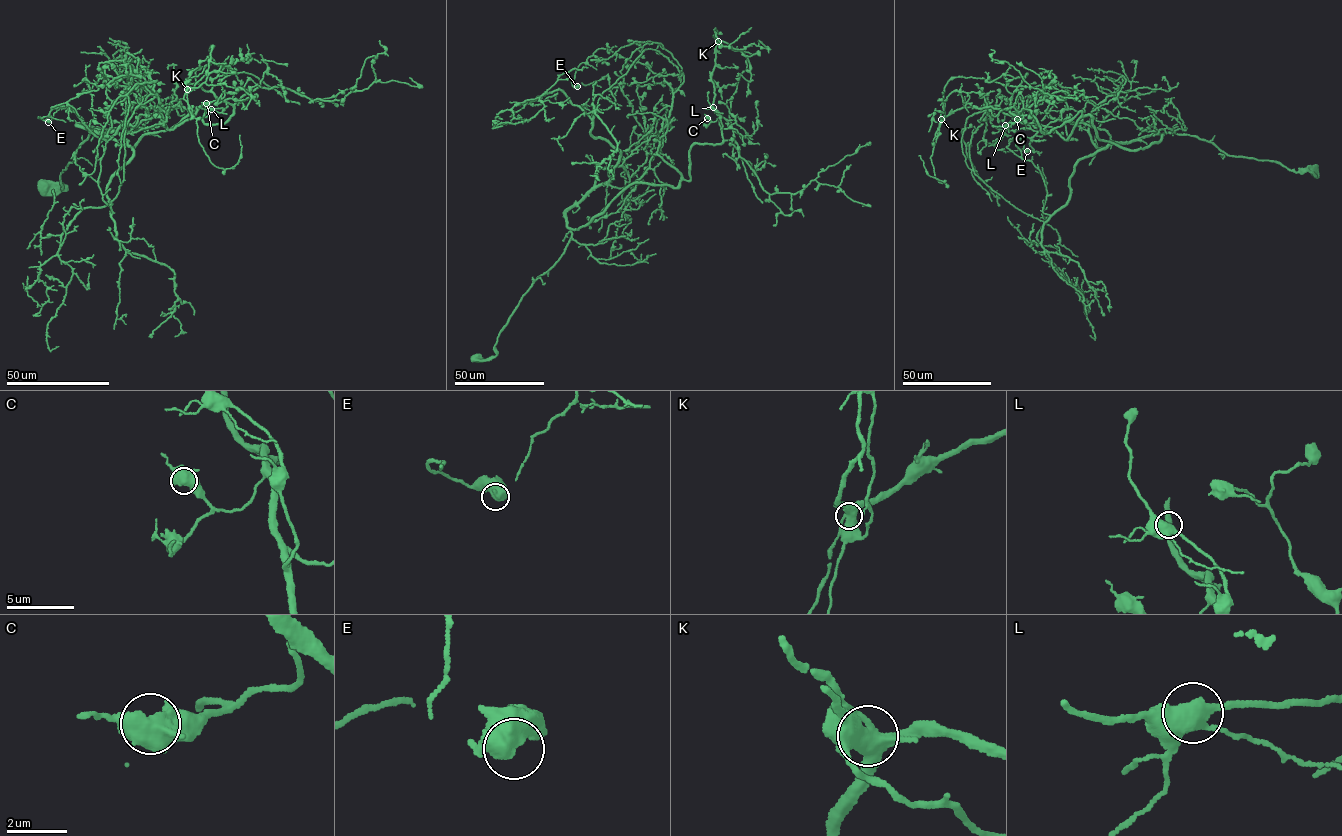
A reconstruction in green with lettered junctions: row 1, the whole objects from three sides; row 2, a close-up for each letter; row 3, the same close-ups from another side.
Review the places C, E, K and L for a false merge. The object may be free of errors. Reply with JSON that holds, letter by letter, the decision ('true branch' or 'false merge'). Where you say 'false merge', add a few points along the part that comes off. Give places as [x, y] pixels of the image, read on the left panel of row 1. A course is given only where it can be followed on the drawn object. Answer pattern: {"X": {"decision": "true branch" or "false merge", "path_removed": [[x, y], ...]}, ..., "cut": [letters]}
{"C": {"decision": "true branch"}, "E": {"decision": "true branch"}, "K": {"decision": "false merge", "path_removed": [[187, 89], [192, 90], [204, 75], [213, 46], [209, 54], [218, 65], [253, 75], [299, 104]]}, "L": {"decision": "true branch"}, "cut": ["K"]}

